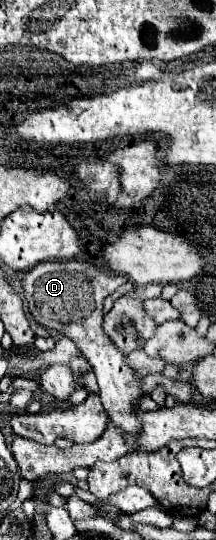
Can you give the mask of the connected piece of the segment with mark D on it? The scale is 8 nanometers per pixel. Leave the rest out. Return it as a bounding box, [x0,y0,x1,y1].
[21,260,141,444]

